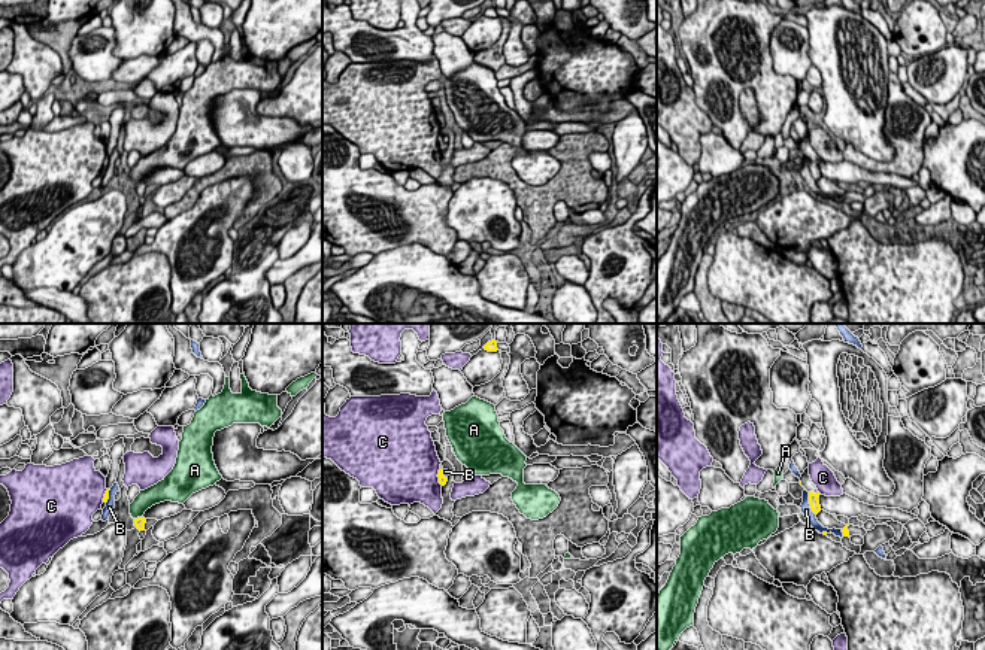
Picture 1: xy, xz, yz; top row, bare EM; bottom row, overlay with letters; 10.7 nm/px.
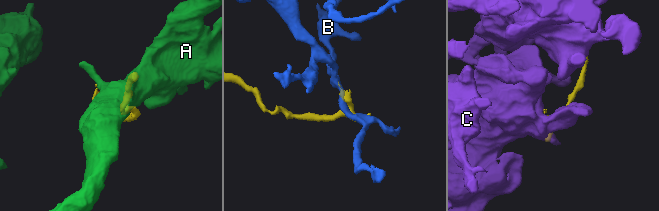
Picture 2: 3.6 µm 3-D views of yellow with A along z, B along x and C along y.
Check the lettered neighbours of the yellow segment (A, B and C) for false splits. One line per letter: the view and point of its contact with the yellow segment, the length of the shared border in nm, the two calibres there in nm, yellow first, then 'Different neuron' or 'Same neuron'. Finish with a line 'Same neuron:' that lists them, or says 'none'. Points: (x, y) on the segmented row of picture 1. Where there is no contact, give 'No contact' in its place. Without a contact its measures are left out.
A: Touches yellow at xy (138, 518). Shared border 100 nm. Thickness 120 nm (yellow) against 200 nm. Different neuron
B: Touches yellow at yz (811, 504). Shared border 260 nm. Thickness 120 nm (yellow) against 120 nm. Different neuron
C: Touches yellow at xz (438, 476). Shared border 190 nm. Thickness 90 nm (yellow) against 480 nm. Different neuron
Same neuron: none

